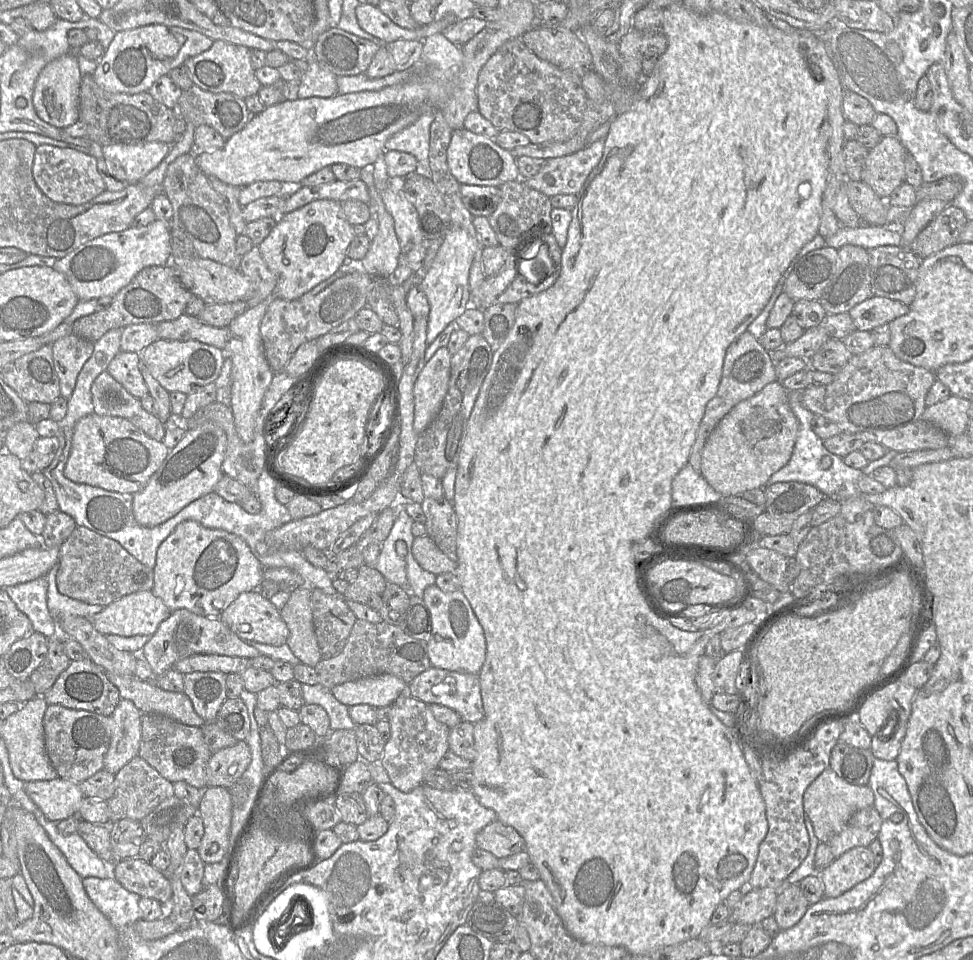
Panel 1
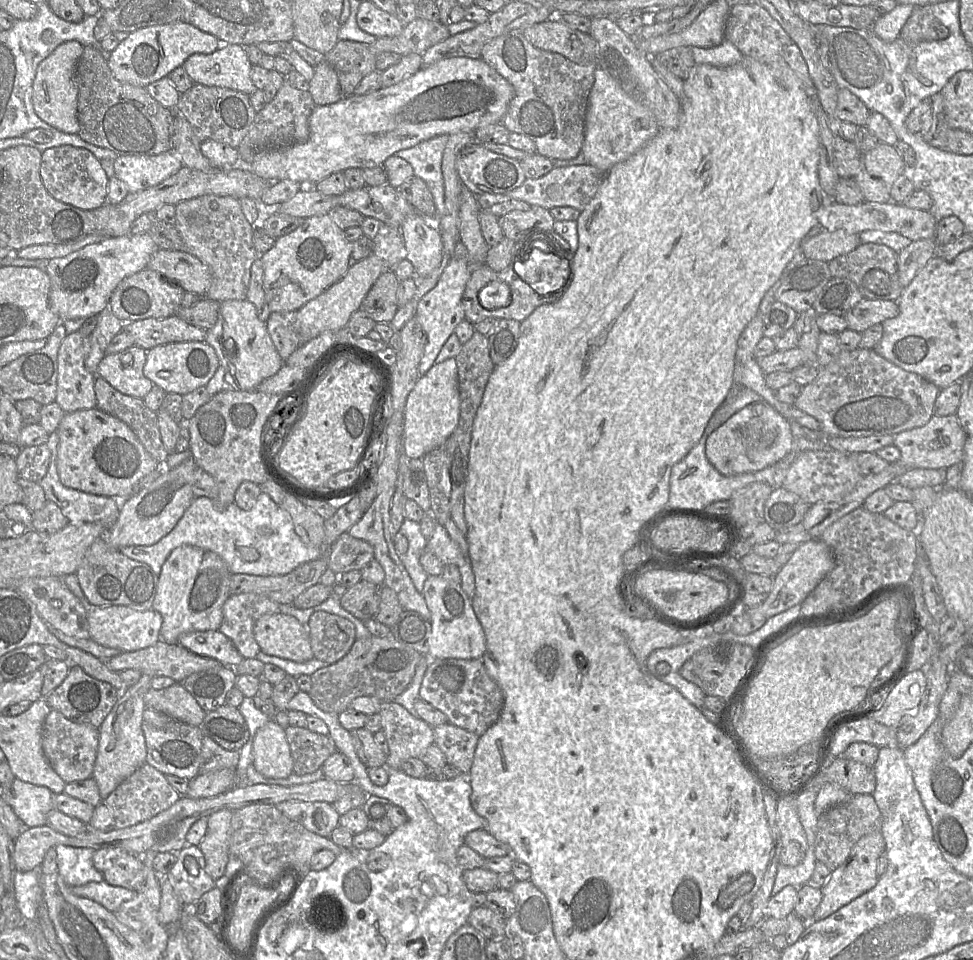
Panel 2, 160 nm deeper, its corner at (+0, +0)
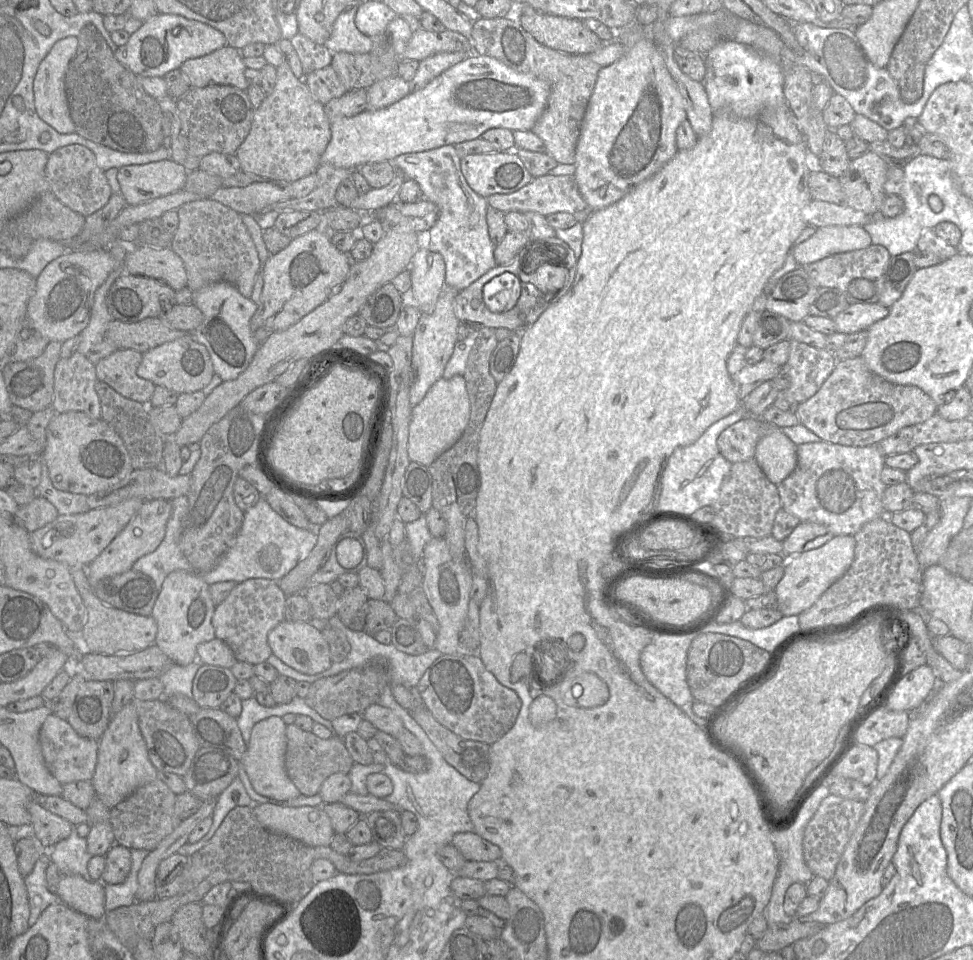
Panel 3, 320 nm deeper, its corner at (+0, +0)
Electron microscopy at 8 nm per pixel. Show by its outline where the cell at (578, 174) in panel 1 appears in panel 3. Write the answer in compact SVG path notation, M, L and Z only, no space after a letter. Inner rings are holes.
M550 175L533 178L528 184L519 190L508 194L493 194L486 198L488 206L493 207L503 213L517 211L521 213L536 212L543 216L548 216L556 212L567 212L572 214L577 222L584 223L592 208L585 202L579 192L574 175Z

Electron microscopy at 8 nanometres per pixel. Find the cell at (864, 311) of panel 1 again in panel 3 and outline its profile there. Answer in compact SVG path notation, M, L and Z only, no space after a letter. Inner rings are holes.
M878 303L849 304L833 318L837 332L846 335L868 329L873 323L888 316L890 308Z

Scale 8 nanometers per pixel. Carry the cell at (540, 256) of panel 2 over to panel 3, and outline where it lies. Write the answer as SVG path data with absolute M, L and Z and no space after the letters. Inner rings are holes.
M537 262L531 265L531 269L524 267L527 276L520 274L521 282L535 285L542 292L558 292L567 279L565 266L555 266L547 262Z

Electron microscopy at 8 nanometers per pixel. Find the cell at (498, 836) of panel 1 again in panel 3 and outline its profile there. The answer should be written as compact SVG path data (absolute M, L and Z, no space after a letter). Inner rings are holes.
M460 832L451 842L467 861L494 861L501 858L499 846L482 838L475 832Z

